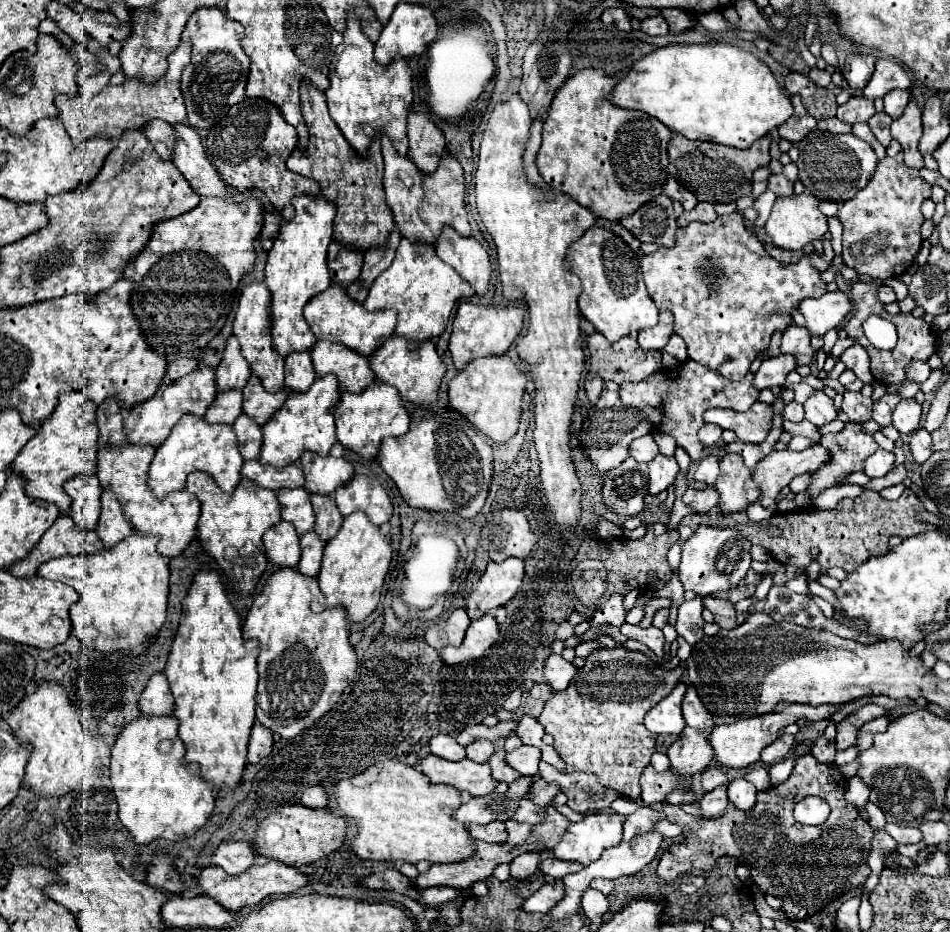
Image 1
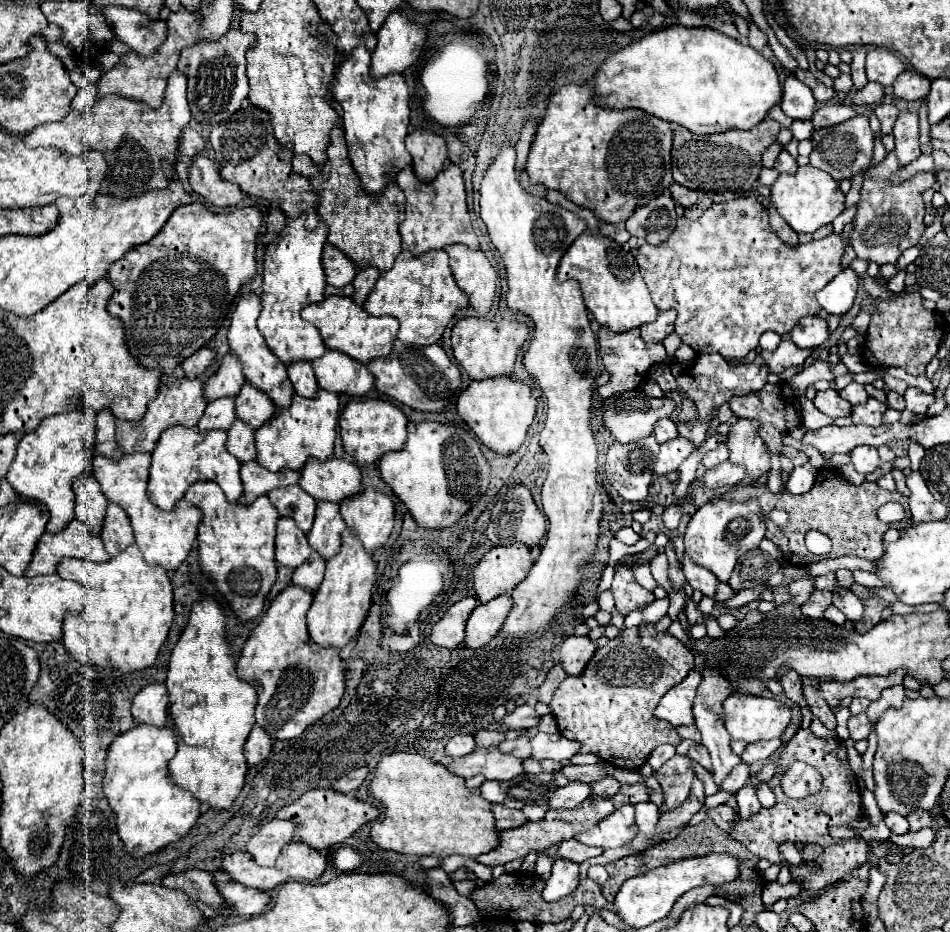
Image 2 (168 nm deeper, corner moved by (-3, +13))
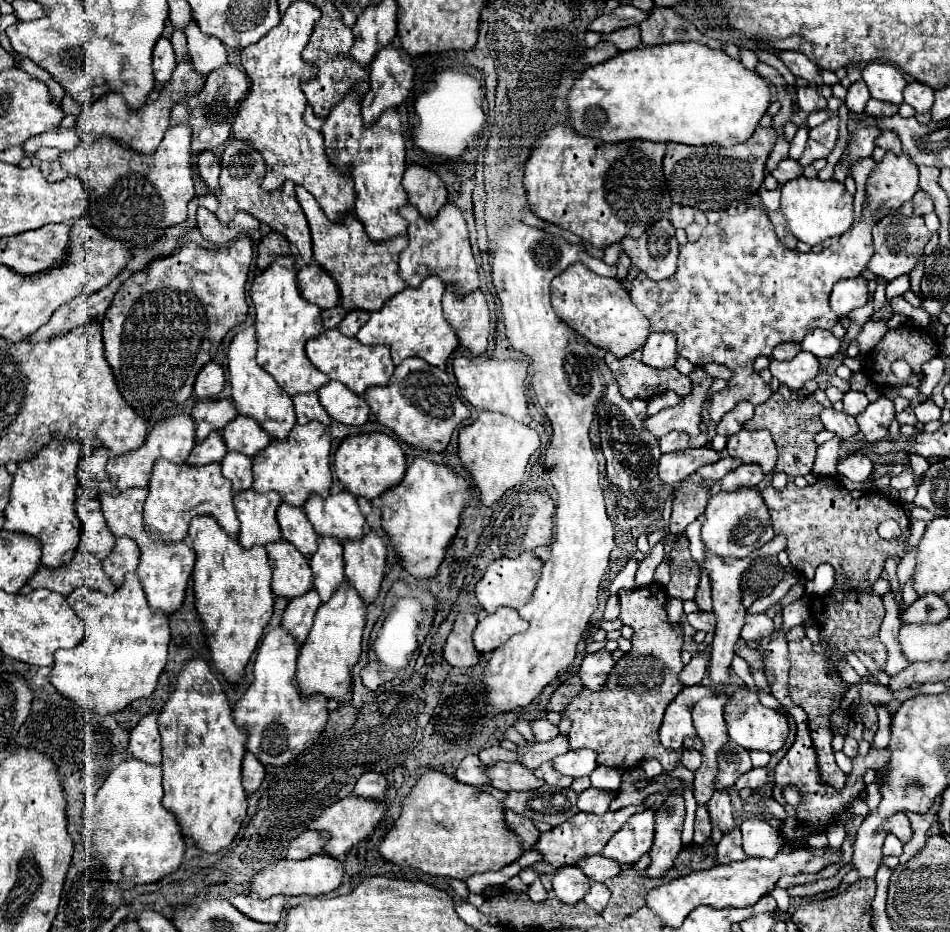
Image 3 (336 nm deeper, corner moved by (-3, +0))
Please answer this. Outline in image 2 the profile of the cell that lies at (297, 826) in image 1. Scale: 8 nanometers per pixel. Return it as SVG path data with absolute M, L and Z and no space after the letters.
M308 790L306 794L302 794L298 800L294 800L292 804L280 808L276 812L276 818L280 820L288 820L292 824L298 826L296 830L296 840L308 844L314 850L328 850L336 844L342 844L348 836L352 836L362 824L378 818L380 810L374 804L368 802L360 802L354 796L346 796L346 794L338 794L334 790Z

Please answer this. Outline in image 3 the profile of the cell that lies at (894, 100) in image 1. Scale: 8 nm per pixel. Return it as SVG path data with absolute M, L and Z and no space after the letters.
M912 81L904 89L904 101L916 109L916 113L926 113L932 109L934 103L934 91L918 81Z

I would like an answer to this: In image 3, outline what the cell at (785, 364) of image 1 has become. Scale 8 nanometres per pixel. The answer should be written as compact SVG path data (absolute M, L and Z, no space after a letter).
M800 351L790 361L776 361L776 359L770 361L772 375L780 383L788 385L790 389L800 389L806 381L814 379L816 373L818 373L818 369L820 369L818 359L812 353L806 353L806 351Z

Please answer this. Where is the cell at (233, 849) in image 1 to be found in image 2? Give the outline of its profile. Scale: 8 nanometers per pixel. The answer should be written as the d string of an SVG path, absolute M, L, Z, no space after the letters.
M270 820L246 842L244 850L250 852L258 864L272 866L282 846L294 840L292 832L296 832L294 824L288 824L284 820Z

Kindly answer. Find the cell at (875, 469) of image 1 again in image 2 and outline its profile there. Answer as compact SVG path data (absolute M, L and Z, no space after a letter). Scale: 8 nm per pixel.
M856 446L850 452L850 458L852 458L854 468L858 472L862 472L862 474L870 474L870 472L874 472L880 466L878 448L872 448L872 446Z

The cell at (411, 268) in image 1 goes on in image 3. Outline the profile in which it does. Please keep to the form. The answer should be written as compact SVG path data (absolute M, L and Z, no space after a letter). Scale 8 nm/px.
M428 277L418 289L404 289L396 297L388 299L380 311L374 311L368 323L356 333L362 345L388 345L394 365L400 365L406 357L420 357L434 367L446 365L450 353L458 347L456 335L448 329L442 315L444 283L438 277Z

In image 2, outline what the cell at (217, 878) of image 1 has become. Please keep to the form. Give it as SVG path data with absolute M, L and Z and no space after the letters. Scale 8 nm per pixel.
M290 842L282 848L278 860L274 866L260 866L252 860L252 856L248 856L248 852L234 852L230 856L222 858L222 870L234 880L240 882L248 888L256 888L256 890L264 890L264 892L272 892L276 886L290 882L290 880L298 880L298 882L314 882L326 868L326 858L324 854L316 852L314 848L308 848L306 844L300 842Z

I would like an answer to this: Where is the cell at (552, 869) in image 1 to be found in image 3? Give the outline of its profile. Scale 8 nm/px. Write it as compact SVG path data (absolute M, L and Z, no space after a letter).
M596 855L596 857L586 857L584 861L578 863L578 867L584 871L584 875L590 879L590 881L606 881L610 877L616 877L622 867L618 861L612 861L612 859L606 859L602 855Z

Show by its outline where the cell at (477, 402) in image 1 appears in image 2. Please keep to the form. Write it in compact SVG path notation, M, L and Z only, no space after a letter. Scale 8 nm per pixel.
M512 374L506 376L494 376L494 378L486 378L486 380L472 380L468 384L466 390L462 390L458 394L458 414L464 418L464 422L474 430L474 434L478 436L478 440L492 448L498 454L512 454L520 448L520 444L526 438L526 430L532 424L532 418L536 414L536 398L532 398L530 386L518 378L514 378Z

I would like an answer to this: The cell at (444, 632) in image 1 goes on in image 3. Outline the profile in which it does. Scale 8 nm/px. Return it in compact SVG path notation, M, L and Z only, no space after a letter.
M460 613L456 617L454 629L448 635L446 647L444 647L444 659L452 667L474 667L480 663L480 653L476 651L472 643L472 633L476 629L478 617L470 613Z

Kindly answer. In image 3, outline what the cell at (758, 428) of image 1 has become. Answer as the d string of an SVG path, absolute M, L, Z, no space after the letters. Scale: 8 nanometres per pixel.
M780 385L780 389L776 393L772 393L772 397L766 403L756 405L756 413L750 421L744 423L744 429L748 429L748 431L768 429L772 433L772 437L778 445L778 465L774 465L772 473L804 477L812 471L812 465L816 459L816 449L818 449L818 445L814 443L814 435L824 429L824 425L820 421L822 409L824 407L814 399L814 395L802 393L802 391L792 391L786 385Z

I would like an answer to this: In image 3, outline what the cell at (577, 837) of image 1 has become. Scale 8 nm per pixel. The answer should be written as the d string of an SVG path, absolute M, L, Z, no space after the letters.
M650 805L644 811L630 817L630 821L624 823L608 841L602 855L614 861L620 861L622 865L636 863L652 847L654 815L656 815L656 807Z

